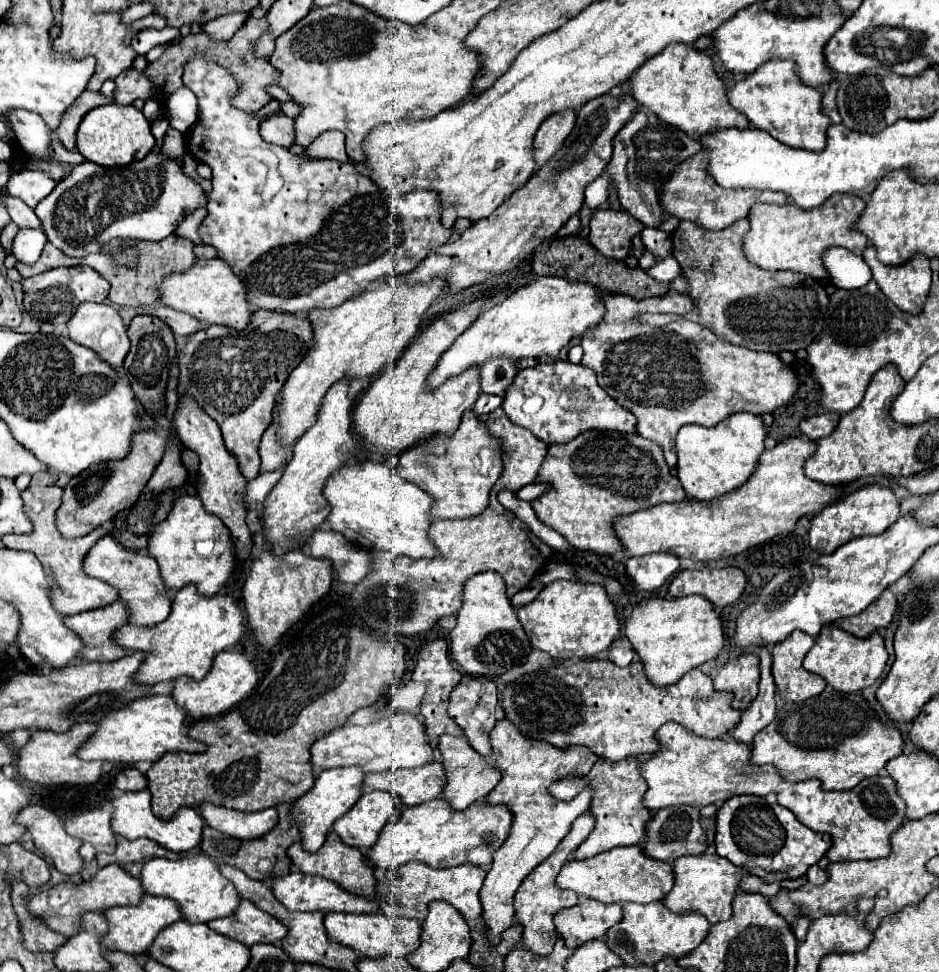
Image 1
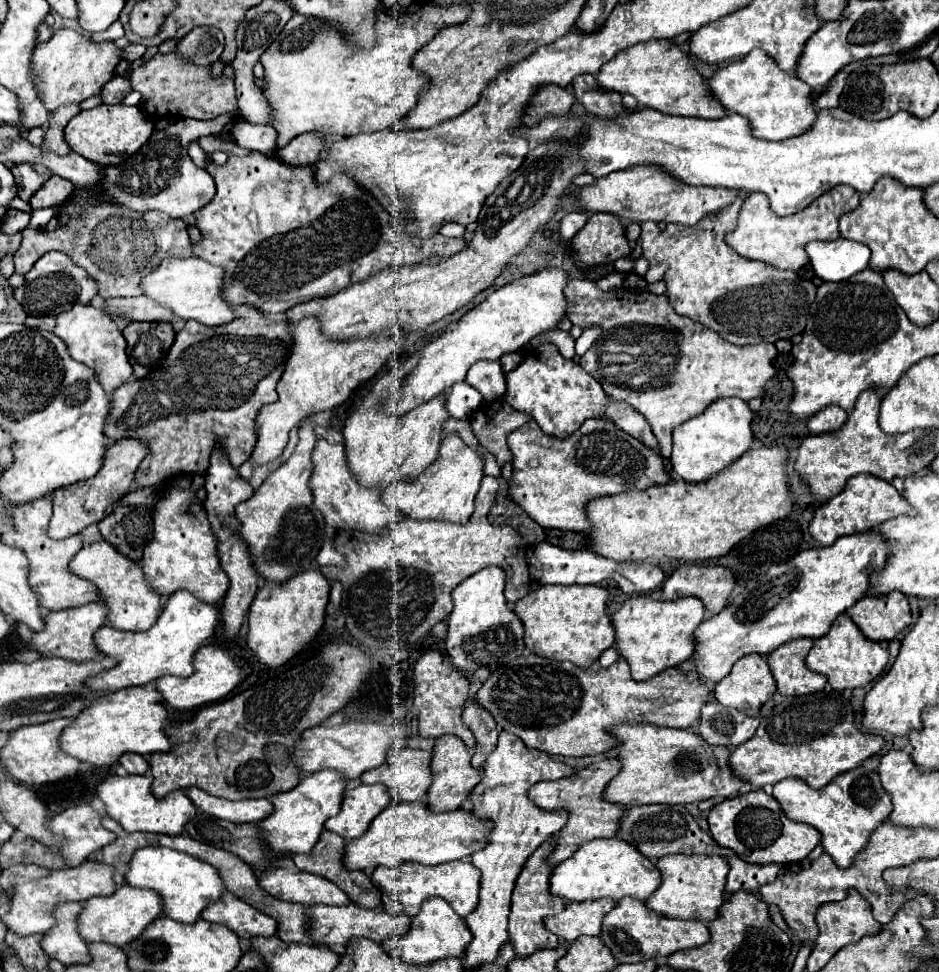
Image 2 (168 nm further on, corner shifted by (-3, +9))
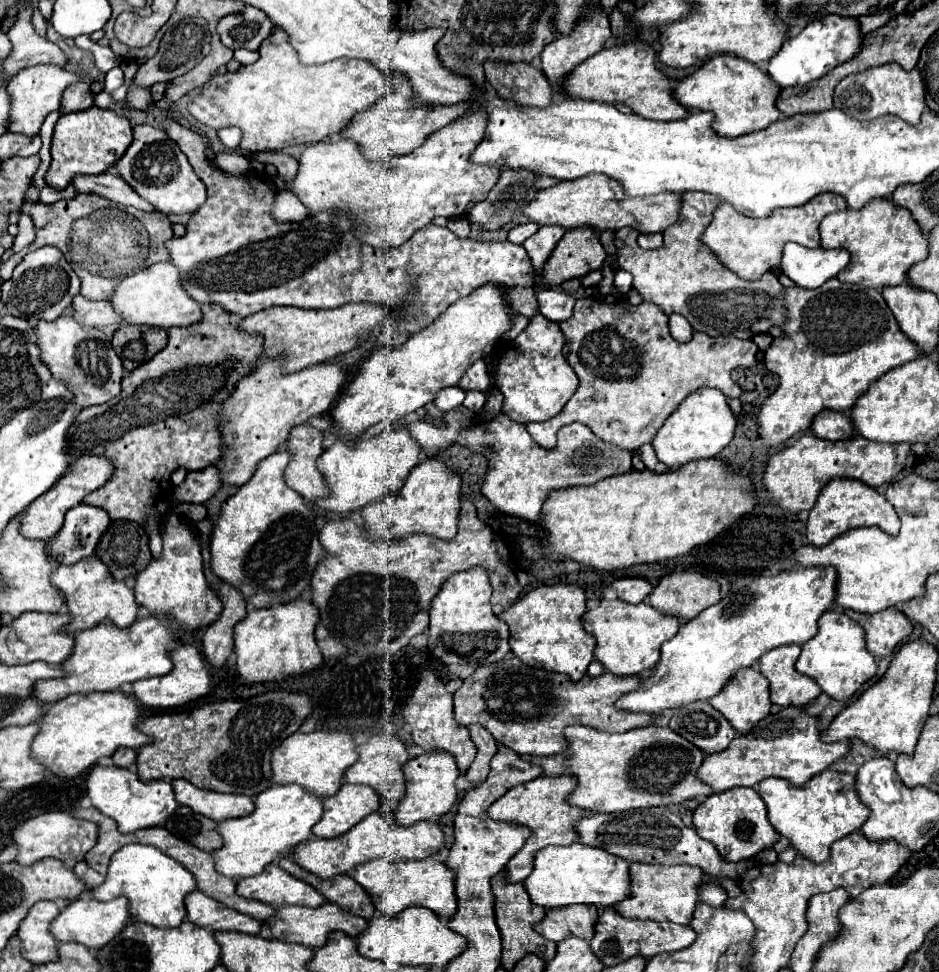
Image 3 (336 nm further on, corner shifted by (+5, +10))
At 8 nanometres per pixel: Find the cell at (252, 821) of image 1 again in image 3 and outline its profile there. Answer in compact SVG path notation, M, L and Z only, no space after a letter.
M174 780L172 782L174 794L178 804L190 806L196 814L208 816L216 822L248 816L254 812L254 800L244 794L220 794L210 790L200 790L188 780Z

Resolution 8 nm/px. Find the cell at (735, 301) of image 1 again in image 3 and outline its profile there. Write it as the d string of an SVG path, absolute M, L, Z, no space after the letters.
M686 192L680 218L664 230L664 244L658 250L640 248L636 242L638 230L620 228L616 236L622 238L626 246L618 252L618 266L632 272L634 288L644 296L644 300L652 300L668 316L678 312L694 330L708 336L736 336L752 340L756 334L768 334L772 326L782 326L786 322L784 286L772 272L754 282L742 280L700 240L702 232L710 226L718 204L720 200L712 194Z

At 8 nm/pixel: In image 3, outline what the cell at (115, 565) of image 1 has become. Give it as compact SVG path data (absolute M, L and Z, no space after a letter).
M88 556L78 560L76 564L60 564L52 576L52 584L60 588L66 596L68 612L72 612L74 620L68 624L68 632L80 632L86 628L94 628L102 620L114 622L118 628L128 628L138 618L138 602L134 600L134 592L124 580L116 580L110 572L110 568L98 558Z

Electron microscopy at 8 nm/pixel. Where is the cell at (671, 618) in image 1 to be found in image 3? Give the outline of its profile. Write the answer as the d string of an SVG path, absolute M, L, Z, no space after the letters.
M602 600L598 608L588 610L584 616L586 632L596 638L594 658L616 676L636 676L652 670L660 660L660 646L670 640L682 626L678 616L662 614L650 604L628 604L624 600Z

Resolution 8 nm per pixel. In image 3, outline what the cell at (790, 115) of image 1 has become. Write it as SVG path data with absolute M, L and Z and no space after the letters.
M714 56L692 76L678 82L674 96L680 104L694 110L708 110L716 114L716 132L720 136L738 138L750 132L768 128L772 122L780 120L780 110L776 108L776 98L780 96L780 86L756 64L740 60L738 56Z

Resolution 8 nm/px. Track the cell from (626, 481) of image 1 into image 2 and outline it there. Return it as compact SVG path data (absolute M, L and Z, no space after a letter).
M586 419L576 433L564 439L548 437L534 421L528 421L508 435L508 447L514 455L508 495L544 529L588 531L584 505L590 499L626 489L648 489L650 485L664 485L670 479L656 451L608 419Z

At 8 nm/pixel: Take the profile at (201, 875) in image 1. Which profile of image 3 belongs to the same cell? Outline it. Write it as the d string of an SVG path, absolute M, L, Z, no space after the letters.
M126 844L112 856L104 884L94 888L94 898L112 900L116 896L128 896L132 916L136 920L160 928L172 928L180 926L180 922L186 918L184 898L194 890L196 878L192 876L192 872L188 872L188 868L184 868L158 848L146 844Z

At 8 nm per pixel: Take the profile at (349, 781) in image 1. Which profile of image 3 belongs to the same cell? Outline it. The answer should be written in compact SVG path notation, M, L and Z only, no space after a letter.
M284 784L270 786L254 798L256 810L242 818L224 820L218 824L218 832L224 838L224 846L214 852L216 870L230 878L246 878L260 874L268 864L286 856L298 844L306 842L312 834L312 826L320 822L324 814L322 798L308 792L300 784Z

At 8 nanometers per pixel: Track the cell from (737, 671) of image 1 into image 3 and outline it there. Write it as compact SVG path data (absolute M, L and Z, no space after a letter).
M740 668L708 702L720 710L740 734L746 734L770 712L768 680L760 670Z

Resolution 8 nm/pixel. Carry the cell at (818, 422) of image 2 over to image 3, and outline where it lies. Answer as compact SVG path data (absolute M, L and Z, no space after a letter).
M830 410L820 412L812 420L810 432L818 438L824 438L824 440L846 440L846 438L854 436L854 428L852 428L850 418L842 412L830 412Z

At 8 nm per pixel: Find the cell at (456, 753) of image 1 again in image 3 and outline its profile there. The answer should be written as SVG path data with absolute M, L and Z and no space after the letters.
M432 750L424 752L418 758L412 758L408 766L404 766L406 774L406 796L402 802L398 802L394 816L400 824L412 826L420 820L430 820L434 816L442 816L450 810L450 806L456 802L456 780L460 776L456 760L450 752L444 750Z

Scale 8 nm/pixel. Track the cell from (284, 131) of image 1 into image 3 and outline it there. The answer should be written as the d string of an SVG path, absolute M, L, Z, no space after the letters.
M246 6L240 14L228 14L218 22L222 44L230 50L258 50L262 40L272 32L272 20L258 8Z

